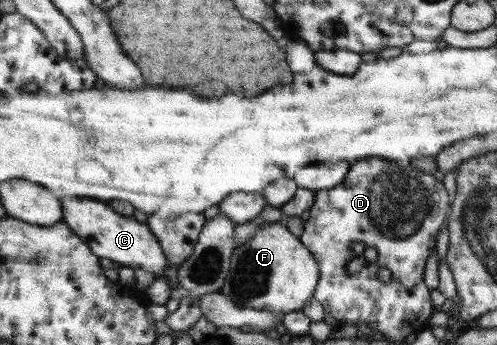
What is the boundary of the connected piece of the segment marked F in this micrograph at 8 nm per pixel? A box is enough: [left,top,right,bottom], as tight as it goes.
[219,222,320,314]

